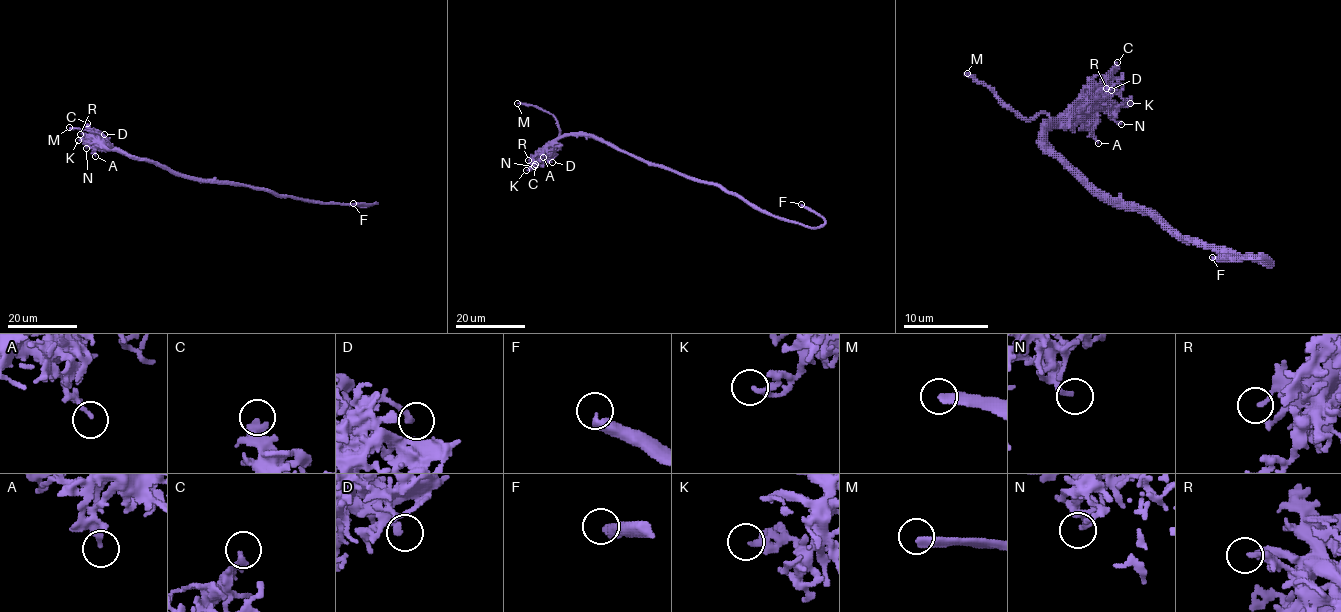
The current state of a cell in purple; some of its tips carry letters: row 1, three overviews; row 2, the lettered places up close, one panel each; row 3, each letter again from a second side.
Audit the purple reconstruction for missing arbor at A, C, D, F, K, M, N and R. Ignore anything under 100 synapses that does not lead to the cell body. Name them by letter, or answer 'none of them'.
M

